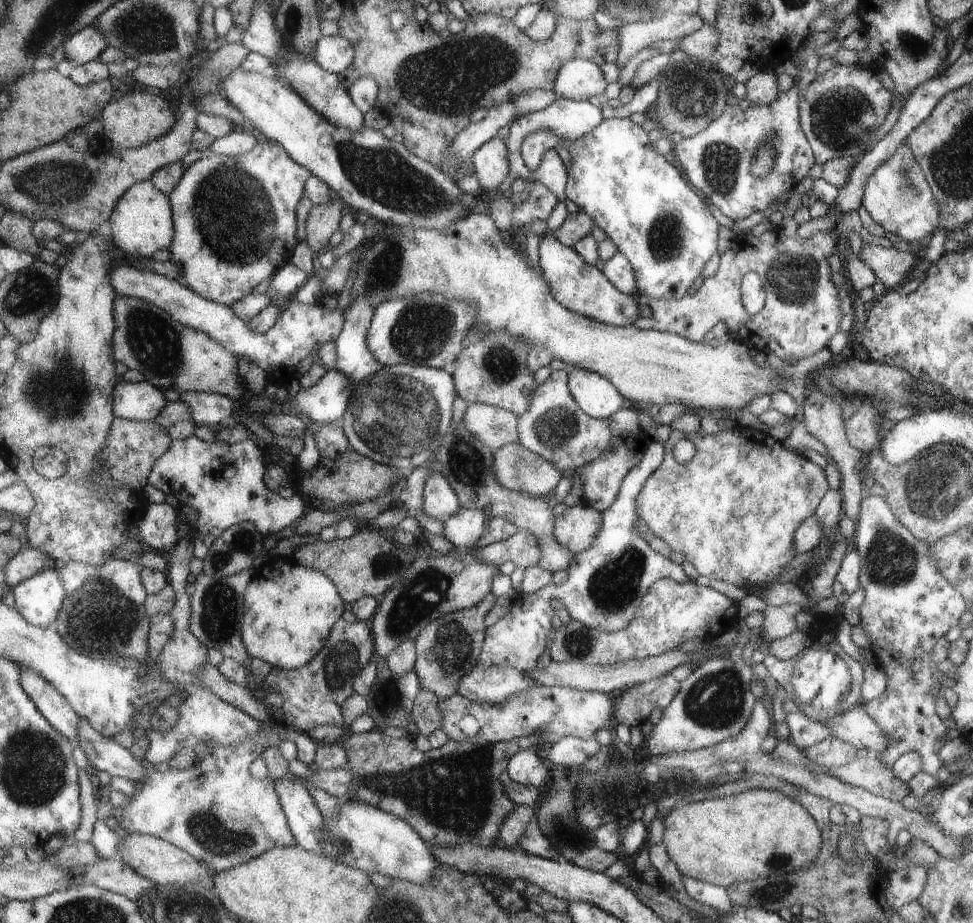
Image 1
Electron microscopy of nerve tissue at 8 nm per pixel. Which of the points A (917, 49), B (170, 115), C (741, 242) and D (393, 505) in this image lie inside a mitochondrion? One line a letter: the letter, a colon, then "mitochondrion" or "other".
A: mitochondrion
B: other
C: other
D: other

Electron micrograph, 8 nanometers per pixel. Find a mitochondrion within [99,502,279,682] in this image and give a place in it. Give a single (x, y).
(220, 611)

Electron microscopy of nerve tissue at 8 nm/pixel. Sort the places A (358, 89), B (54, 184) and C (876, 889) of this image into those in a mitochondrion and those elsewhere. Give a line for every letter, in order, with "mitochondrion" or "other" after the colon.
A: other
B: mitochondrion
C: other

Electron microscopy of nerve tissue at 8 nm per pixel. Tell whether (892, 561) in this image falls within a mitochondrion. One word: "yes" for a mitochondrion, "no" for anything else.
yes

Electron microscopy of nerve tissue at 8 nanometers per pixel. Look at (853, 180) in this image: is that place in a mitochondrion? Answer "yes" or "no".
no

